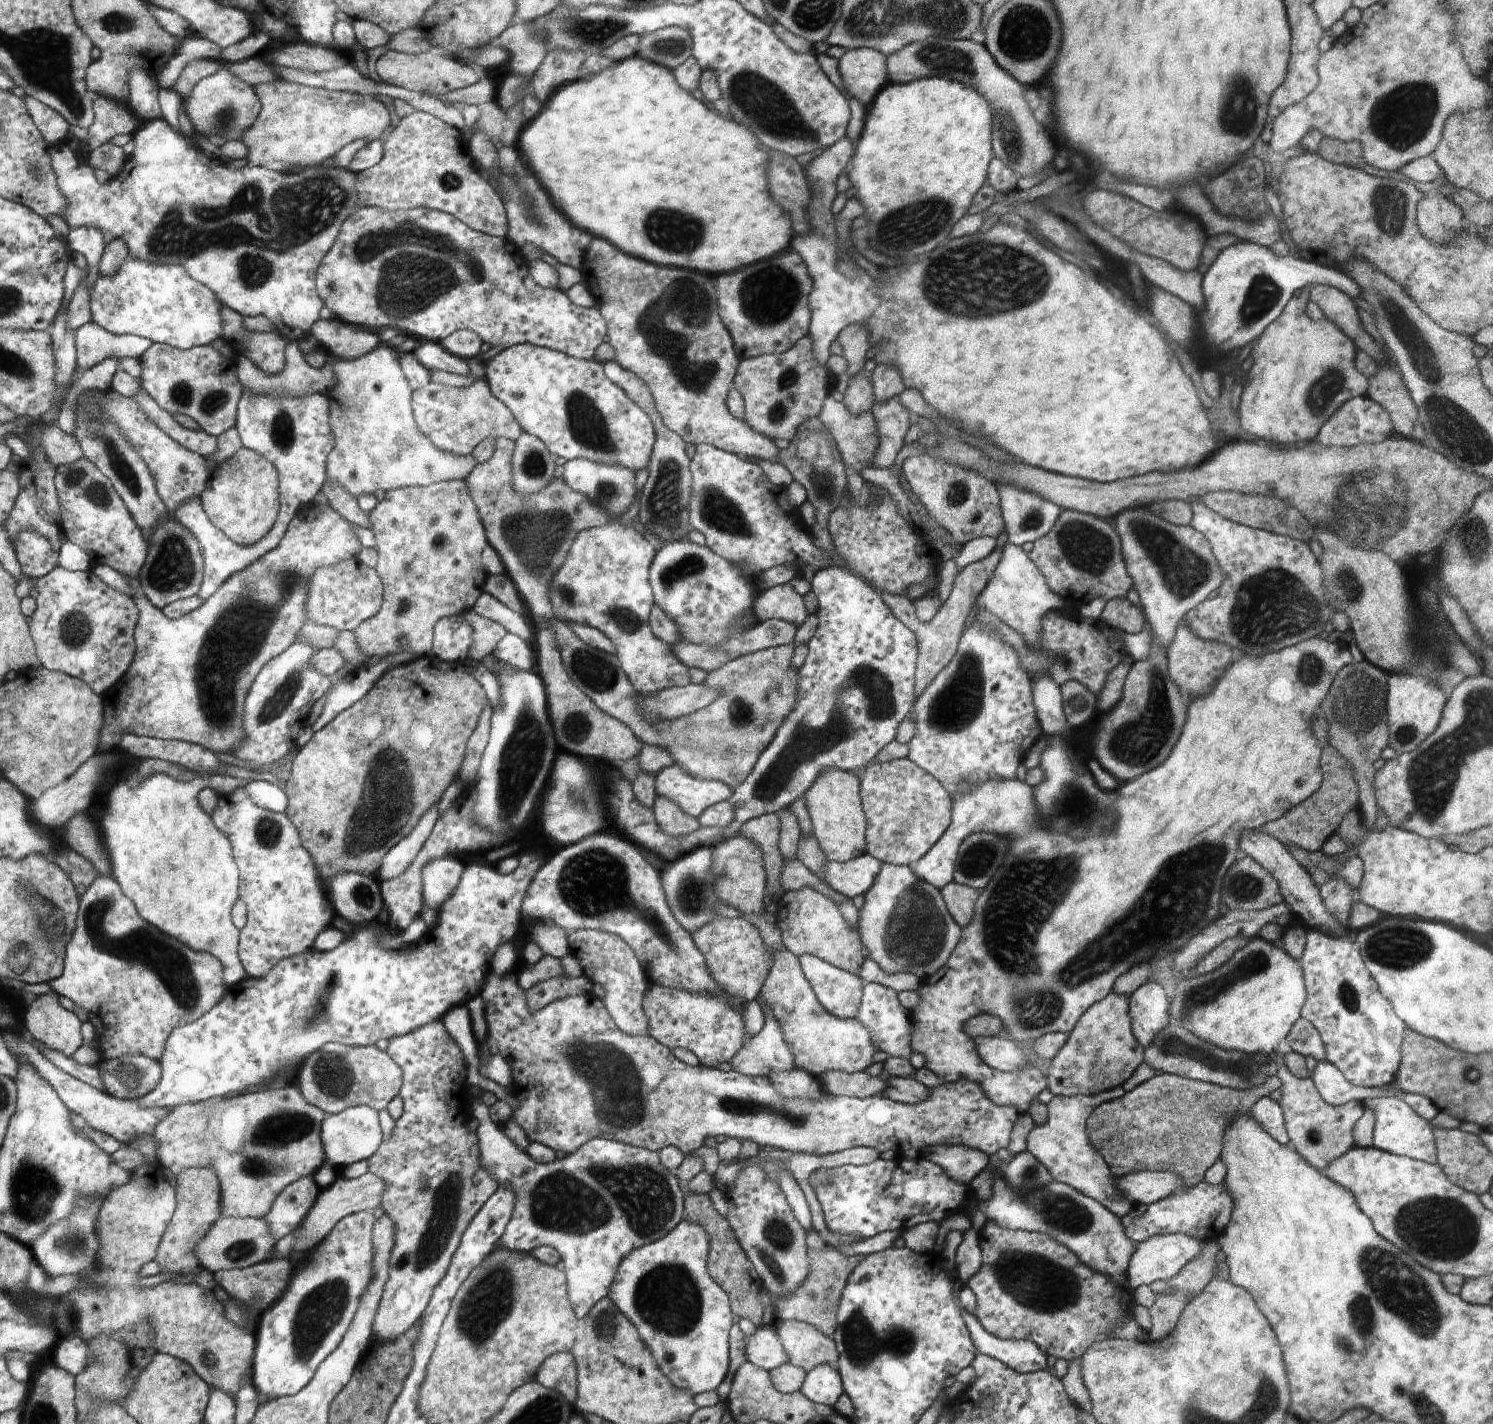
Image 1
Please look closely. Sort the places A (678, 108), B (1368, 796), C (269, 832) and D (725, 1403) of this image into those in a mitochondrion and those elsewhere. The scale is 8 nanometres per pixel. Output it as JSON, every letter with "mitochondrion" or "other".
{"A":"other","B":"other","C":"mitochondrion","D":"other"}

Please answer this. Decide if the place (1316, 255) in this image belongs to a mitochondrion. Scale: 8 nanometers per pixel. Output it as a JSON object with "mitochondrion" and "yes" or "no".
{"mitochondrion":"no"}

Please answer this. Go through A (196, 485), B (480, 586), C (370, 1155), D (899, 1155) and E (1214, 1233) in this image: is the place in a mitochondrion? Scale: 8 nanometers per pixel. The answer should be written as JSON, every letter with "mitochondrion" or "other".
{"A":"other","B":"other","C":"other","D":"other","E":"other"}

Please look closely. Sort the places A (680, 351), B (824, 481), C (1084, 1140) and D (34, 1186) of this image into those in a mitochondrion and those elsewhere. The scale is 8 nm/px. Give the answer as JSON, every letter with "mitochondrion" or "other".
{"A":"mitochondrion","B":"mitochondrion","C":"other","D":"mitochondrion"}

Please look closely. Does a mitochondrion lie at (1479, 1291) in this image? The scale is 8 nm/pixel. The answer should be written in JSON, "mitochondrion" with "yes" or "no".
{"mitochondrion":"no"}

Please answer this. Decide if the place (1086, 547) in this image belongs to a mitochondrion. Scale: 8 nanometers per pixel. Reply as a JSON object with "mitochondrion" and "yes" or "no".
{"mitochondrion":"yes"}

